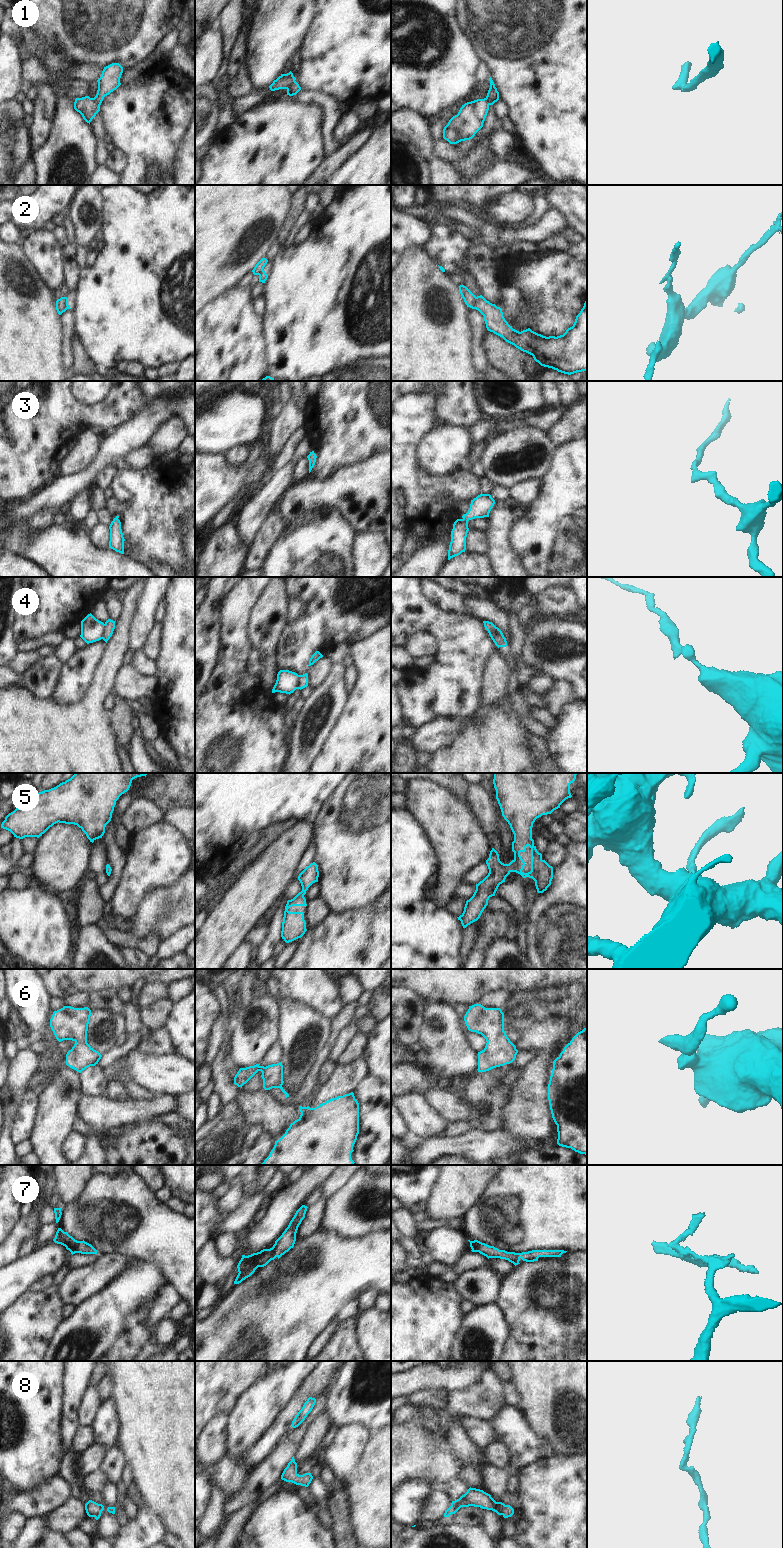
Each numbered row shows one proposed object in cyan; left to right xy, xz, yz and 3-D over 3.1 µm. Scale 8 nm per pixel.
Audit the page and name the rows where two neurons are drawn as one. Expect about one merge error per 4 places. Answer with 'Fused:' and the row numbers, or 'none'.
Fused: 1, 2, 4.

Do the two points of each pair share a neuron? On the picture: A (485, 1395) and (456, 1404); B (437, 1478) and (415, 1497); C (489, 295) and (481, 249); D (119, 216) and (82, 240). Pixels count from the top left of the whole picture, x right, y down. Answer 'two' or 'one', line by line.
A: one
B: two
C: one
D: two

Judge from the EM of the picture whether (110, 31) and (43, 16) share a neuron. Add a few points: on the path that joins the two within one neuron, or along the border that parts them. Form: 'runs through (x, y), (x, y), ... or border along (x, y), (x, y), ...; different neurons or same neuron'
runs through (93, 16), (60, 16); same neuron

